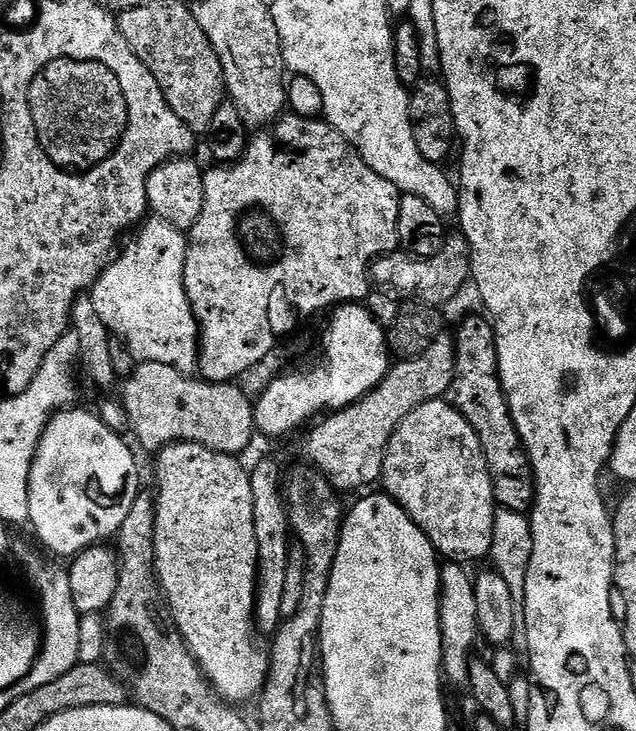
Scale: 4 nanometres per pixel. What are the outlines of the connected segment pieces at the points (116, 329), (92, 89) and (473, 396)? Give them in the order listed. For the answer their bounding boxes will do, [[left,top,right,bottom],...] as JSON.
[[91,215,200,373],[26,54,132,166],[447,315,534,513]]

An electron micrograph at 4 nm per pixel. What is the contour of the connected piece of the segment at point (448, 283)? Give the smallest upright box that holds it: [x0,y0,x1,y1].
[370,234,472,306]

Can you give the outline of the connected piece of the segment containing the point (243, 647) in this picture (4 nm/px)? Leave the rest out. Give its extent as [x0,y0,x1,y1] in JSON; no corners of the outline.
[155,444,268,706]

